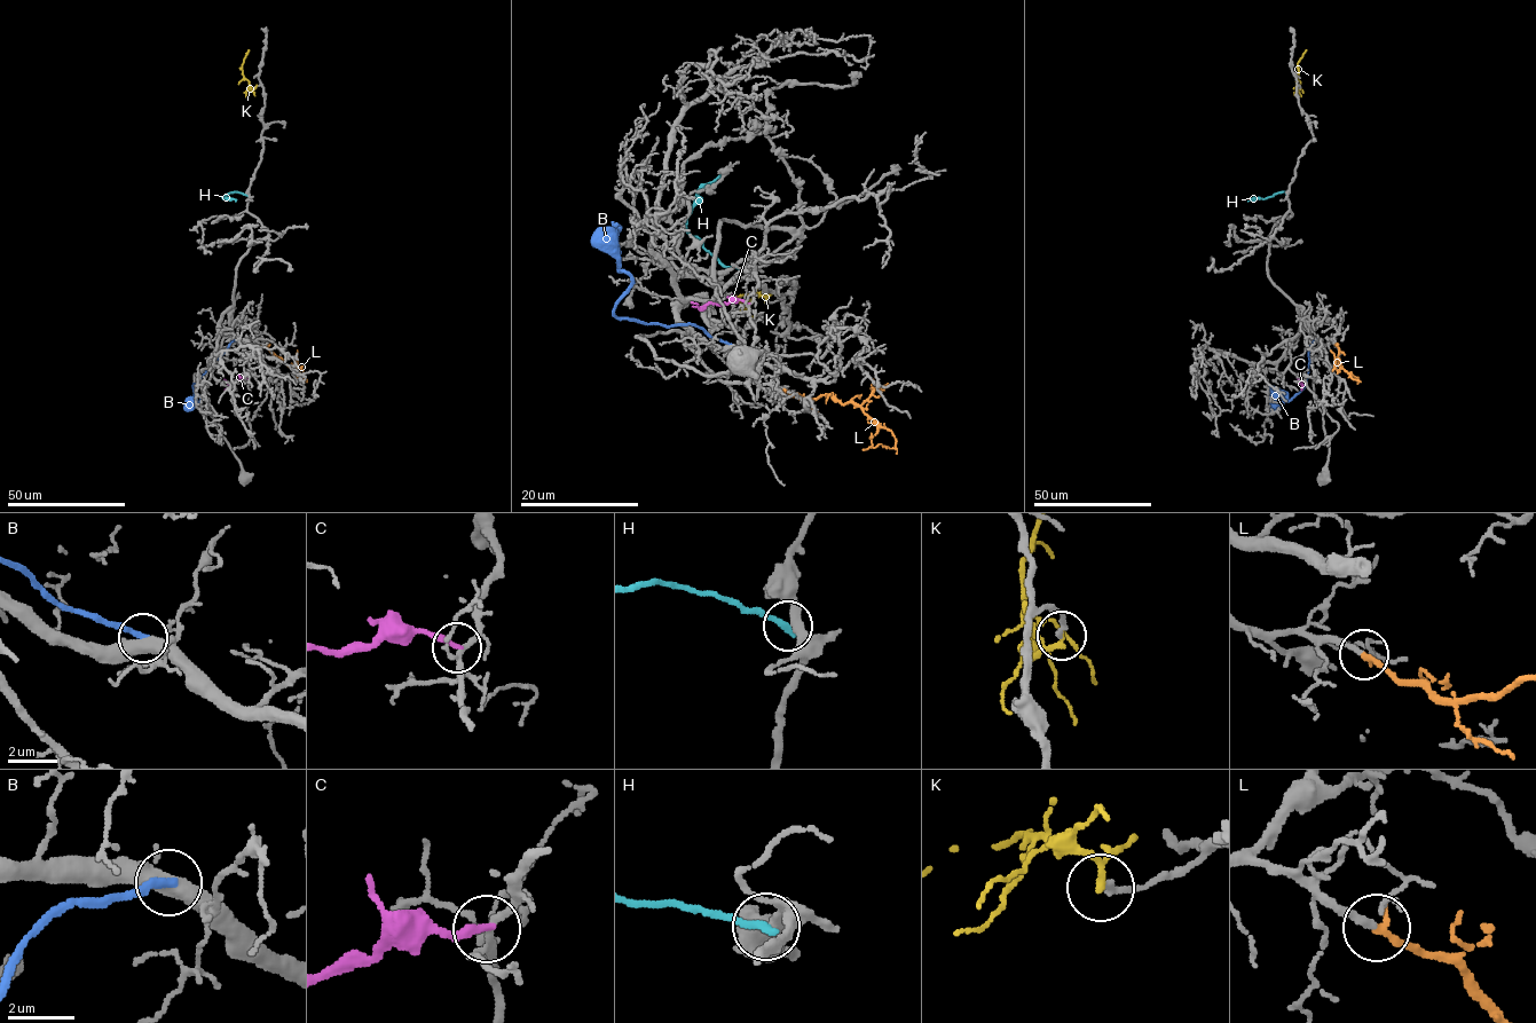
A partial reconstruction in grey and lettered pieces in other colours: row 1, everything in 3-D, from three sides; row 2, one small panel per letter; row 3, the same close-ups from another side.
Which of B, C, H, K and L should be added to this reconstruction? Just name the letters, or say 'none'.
L

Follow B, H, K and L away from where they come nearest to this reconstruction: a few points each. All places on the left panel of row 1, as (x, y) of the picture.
B: (241, 339), (229, 344), (194, 384), (201, 400), (195, 396), (195, 406), (188, 409)
H: (247, 196), (236, 191), (222, 197), (236, 202)
K: (254, 88), (242, 69), (249, 50)
L: (261, 344), (306, 379), (300, 384)

